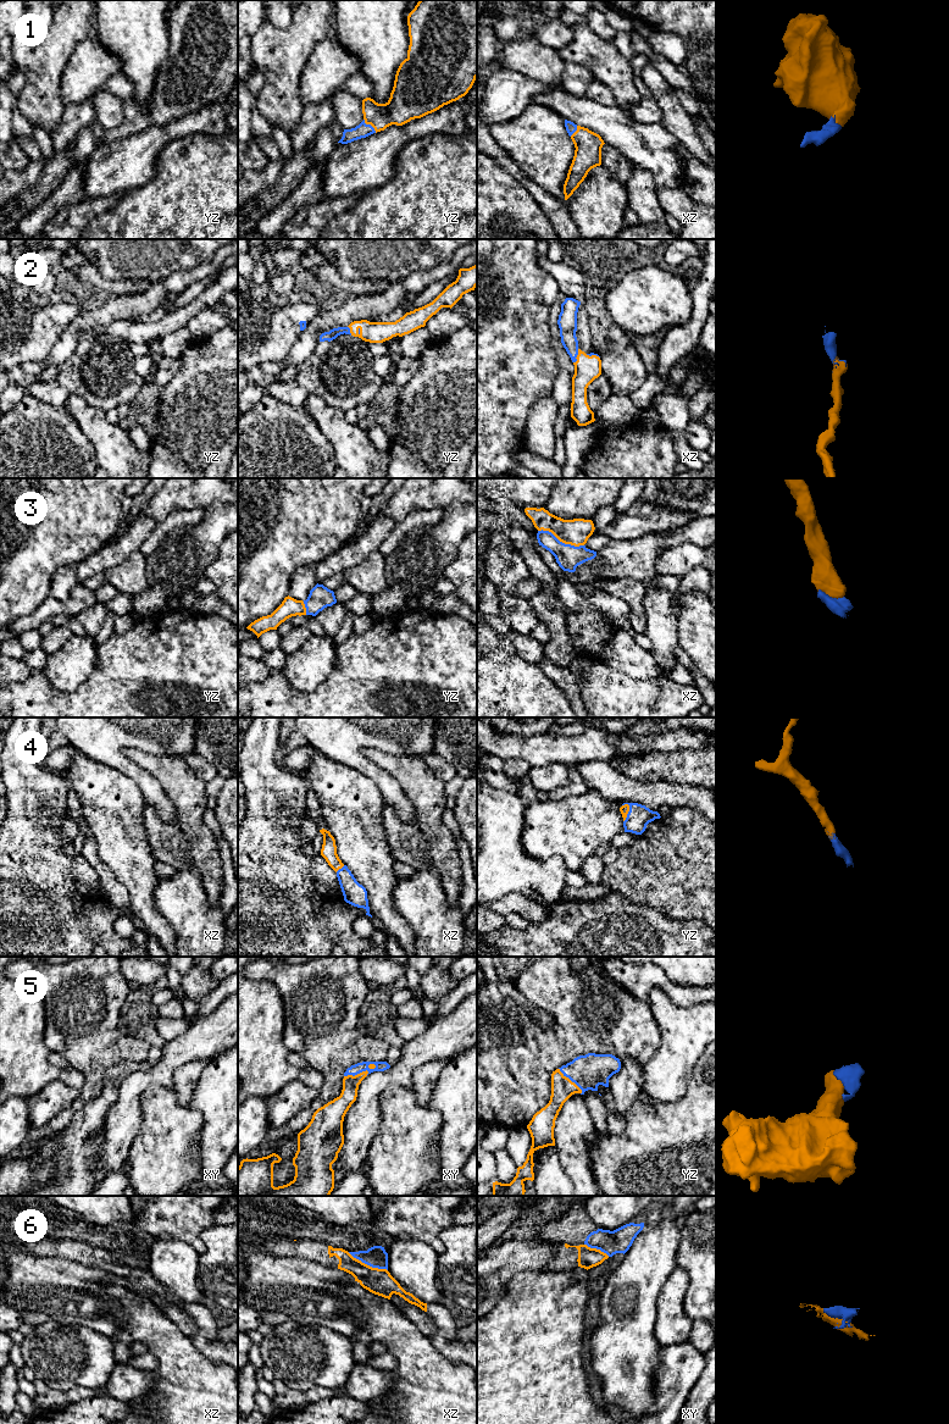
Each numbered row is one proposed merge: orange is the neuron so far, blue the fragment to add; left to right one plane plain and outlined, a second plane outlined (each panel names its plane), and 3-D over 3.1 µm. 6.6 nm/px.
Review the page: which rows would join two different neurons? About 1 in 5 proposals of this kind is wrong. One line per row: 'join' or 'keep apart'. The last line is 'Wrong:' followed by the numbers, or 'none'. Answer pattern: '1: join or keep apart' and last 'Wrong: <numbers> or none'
1: join
2: join
3: join
4: join
5: join
6: keep apart
Wrong: 6

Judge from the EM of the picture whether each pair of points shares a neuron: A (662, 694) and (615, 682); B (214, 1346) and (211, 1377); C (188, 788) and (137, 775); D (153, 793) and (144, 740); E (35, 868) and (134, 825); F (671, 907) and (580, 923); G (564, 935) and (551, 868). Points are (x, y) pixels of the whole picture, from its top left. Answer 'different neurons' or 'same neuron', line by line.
A: same neuron
B: different neurons
C: different neurons
D: same neuron
E: different neurons
F: different neurons
G: different neurons

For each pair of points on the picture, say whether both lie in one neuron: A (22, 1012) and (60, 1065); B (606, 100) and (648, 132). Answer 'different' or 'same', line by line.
A: same
B: different

